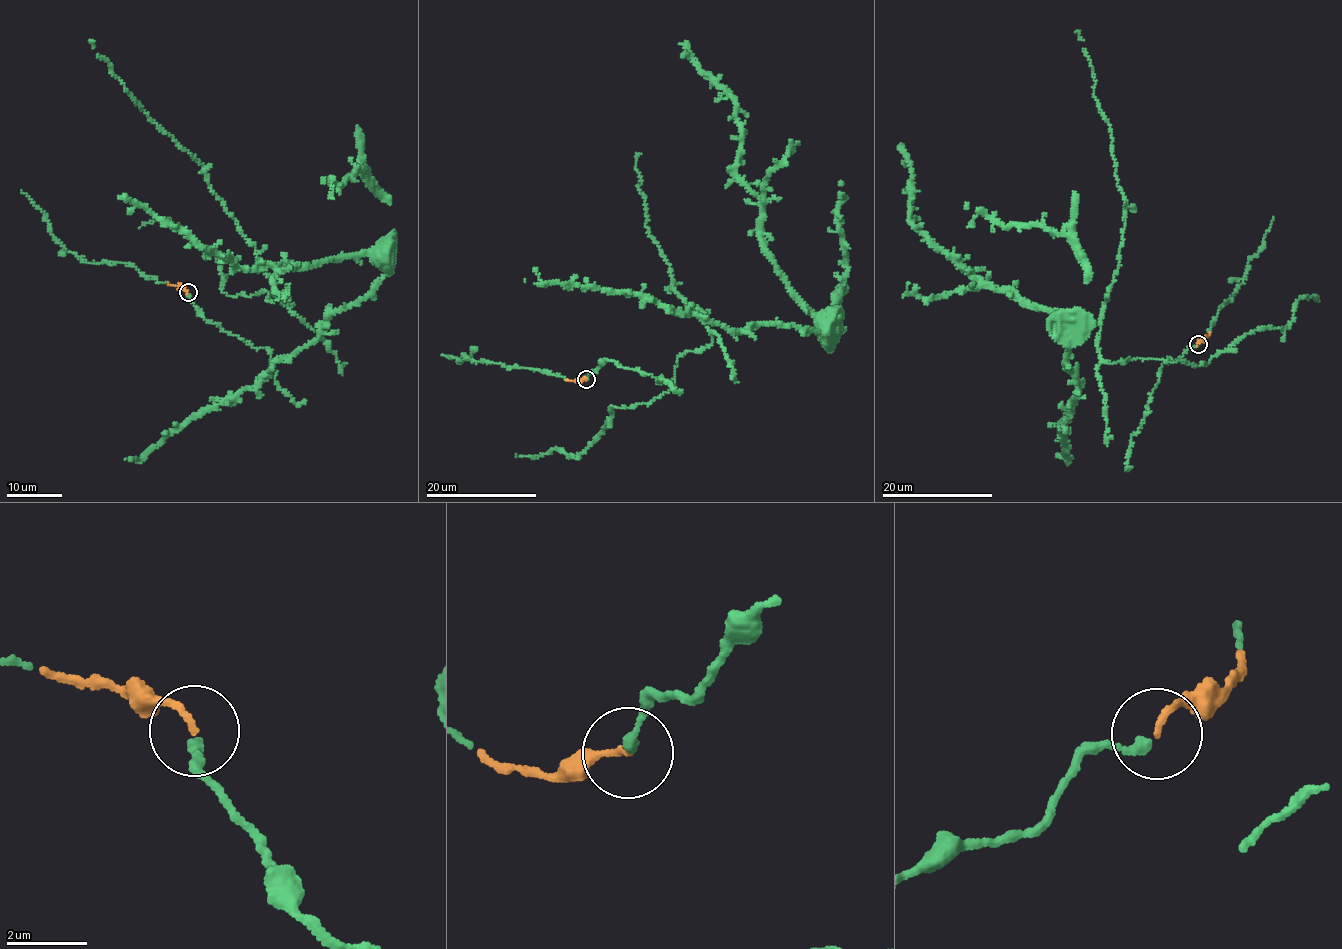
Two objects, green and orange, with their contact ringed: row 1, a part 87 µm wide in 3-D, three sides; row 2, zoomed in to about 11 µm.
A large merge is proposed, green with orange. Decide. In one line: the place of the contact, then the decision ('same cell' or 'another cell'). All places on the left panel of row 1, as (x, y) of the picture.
(188, 292) | same cell

